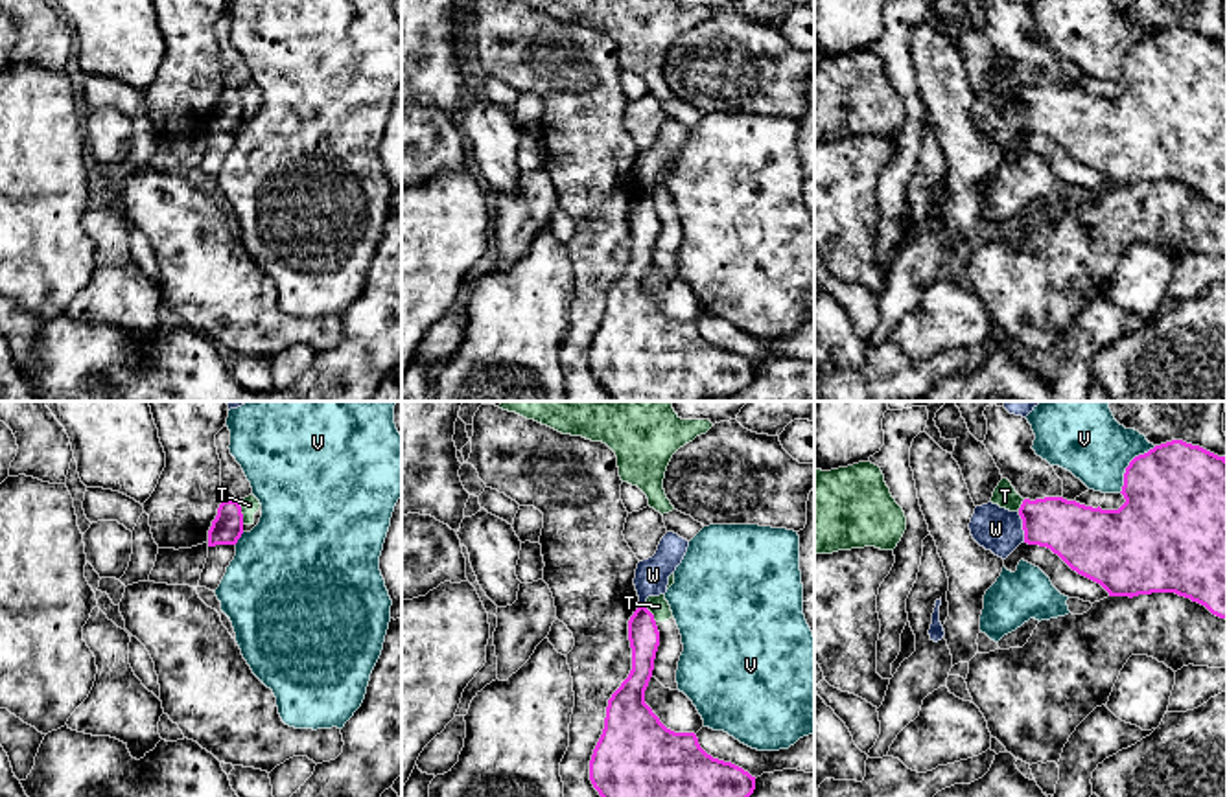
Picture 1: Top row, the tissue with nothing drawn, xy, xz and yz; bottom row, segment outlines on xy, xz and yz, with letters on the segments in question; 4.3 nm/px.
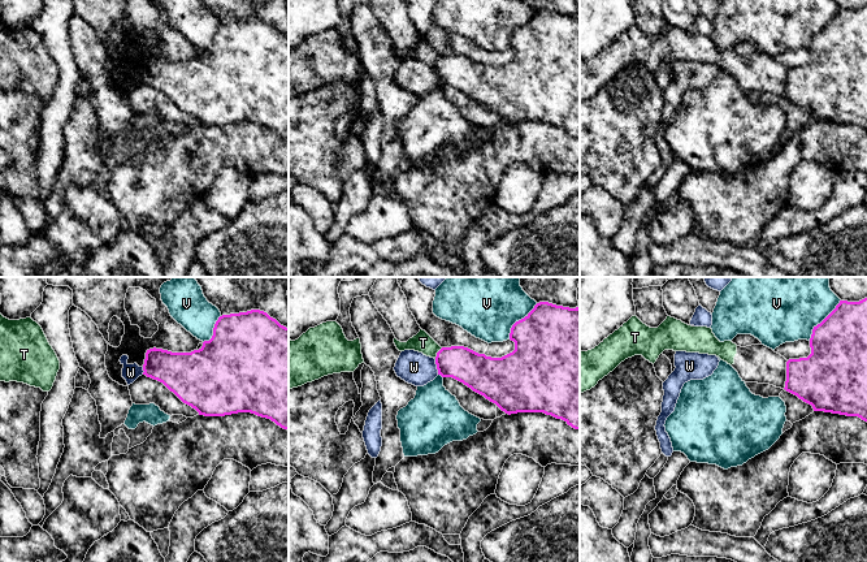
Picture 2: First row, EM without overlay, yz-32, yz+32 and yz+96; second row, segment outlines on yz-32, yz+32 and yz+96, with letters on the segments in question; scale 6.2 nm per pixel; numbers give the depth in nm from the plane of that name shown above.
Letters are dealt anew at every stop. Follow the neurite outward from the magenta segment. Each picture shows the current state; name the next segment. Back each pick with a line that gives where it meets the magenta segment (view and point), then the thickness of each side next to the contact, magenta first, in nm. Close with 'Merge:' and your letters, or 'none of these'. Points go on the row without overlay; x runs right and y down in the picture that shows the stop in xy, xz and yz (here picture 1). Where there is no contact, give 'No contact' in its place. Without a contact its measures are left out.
W: Touches magenta at yz (1023, 115). Thickness 260 nm (magenta) against 200 nm
Merge: W

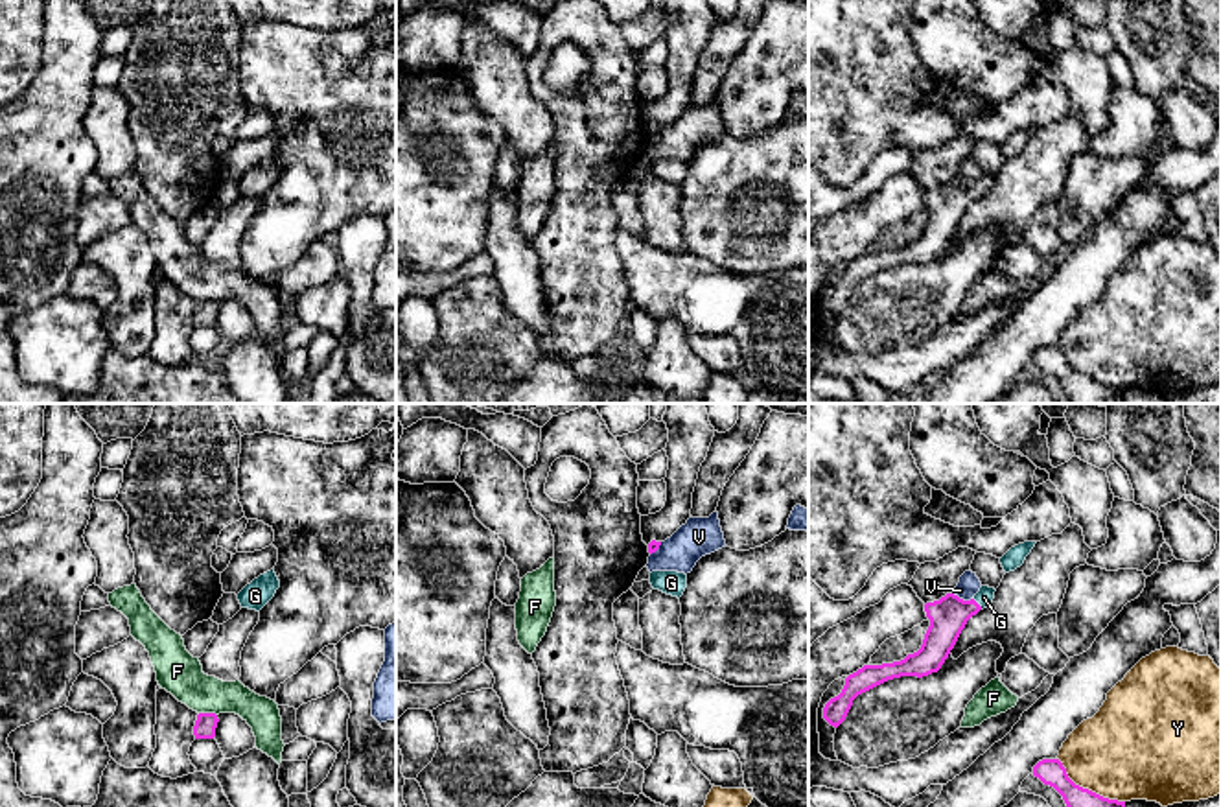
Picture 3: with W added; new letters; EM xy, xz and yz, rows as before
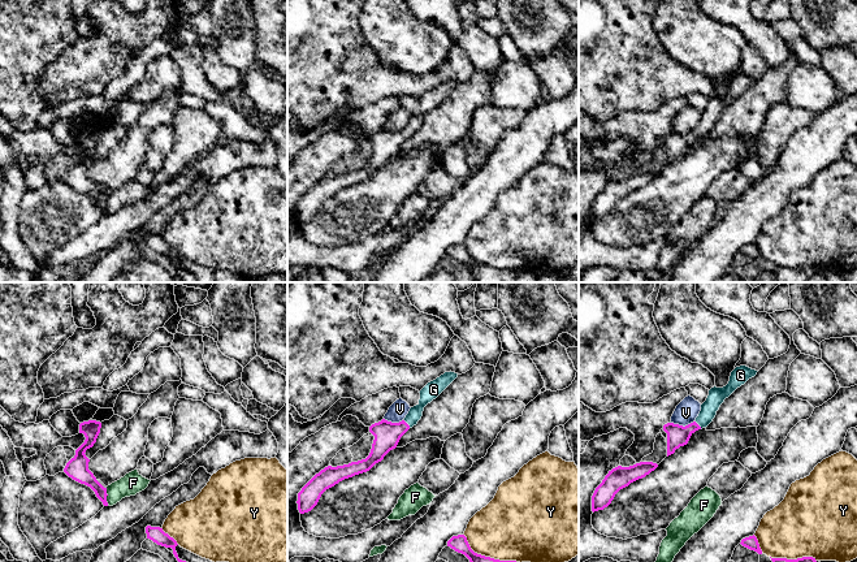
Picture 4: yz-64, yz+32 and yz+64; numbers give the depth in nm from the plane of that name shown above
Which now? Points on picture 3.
G: Touches magenta at yz (976, 190). Thickness 160 nm (magenta) against 80 nm
Merge: G

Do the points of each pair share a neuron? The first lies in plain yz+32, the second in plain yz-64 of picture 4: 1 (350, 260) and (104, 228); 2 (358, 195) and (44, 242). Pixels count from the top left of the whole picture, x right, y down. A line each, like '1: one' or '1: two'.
1: one
2: one

